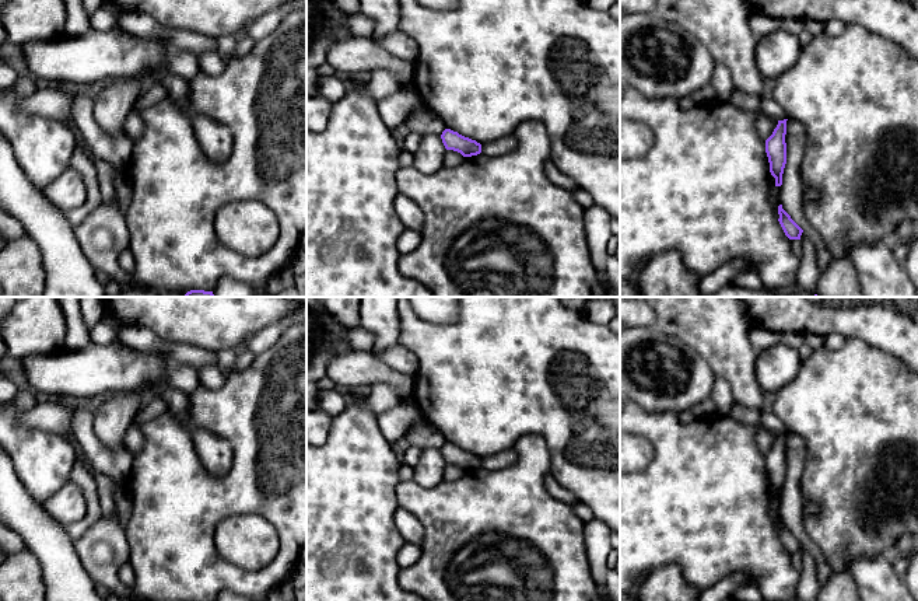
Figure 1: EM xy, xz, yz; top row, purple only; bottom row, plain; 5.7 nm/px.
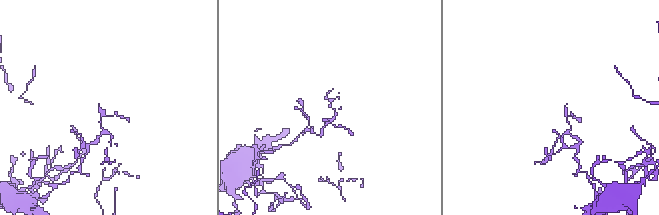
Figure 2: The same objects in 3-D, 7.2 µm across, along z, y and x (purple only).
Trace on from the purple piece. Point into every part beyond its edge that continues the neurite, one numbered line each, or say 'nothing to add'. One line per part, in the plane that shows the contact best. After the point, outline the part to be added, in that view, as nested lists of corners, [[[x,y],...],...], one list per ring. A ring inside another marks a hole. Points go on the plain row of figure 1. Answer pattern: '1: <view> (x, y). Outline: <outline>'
nothing to add

